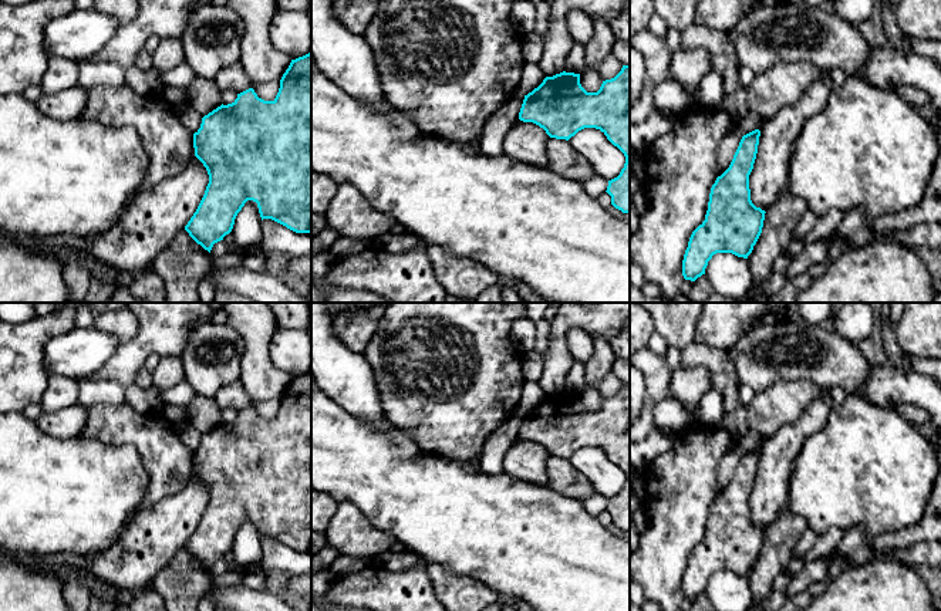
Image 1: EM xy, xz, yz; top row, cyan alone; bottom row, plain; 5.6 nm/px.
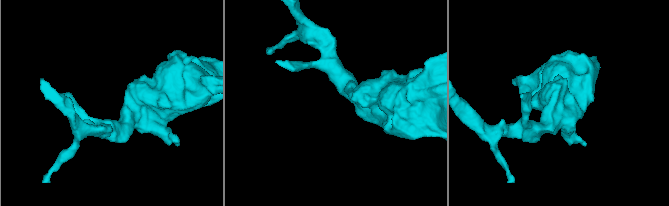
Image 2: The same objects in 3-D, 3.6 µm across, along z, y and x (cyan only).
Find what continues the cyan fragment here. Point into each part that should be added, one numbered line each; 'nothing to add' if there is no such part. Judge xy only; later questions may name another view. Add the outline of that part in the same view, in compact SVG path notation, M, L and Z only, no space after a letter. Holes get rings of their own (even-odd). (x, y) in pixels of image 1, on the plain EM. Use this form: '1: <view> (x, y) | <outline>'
nothing to add

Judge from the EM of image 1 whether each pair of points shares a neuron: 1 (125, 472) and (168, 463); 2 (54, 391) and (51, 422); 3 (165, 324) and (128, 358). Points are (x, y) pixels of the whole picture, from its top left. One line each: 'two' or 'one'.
1: two
2: two
3: one

